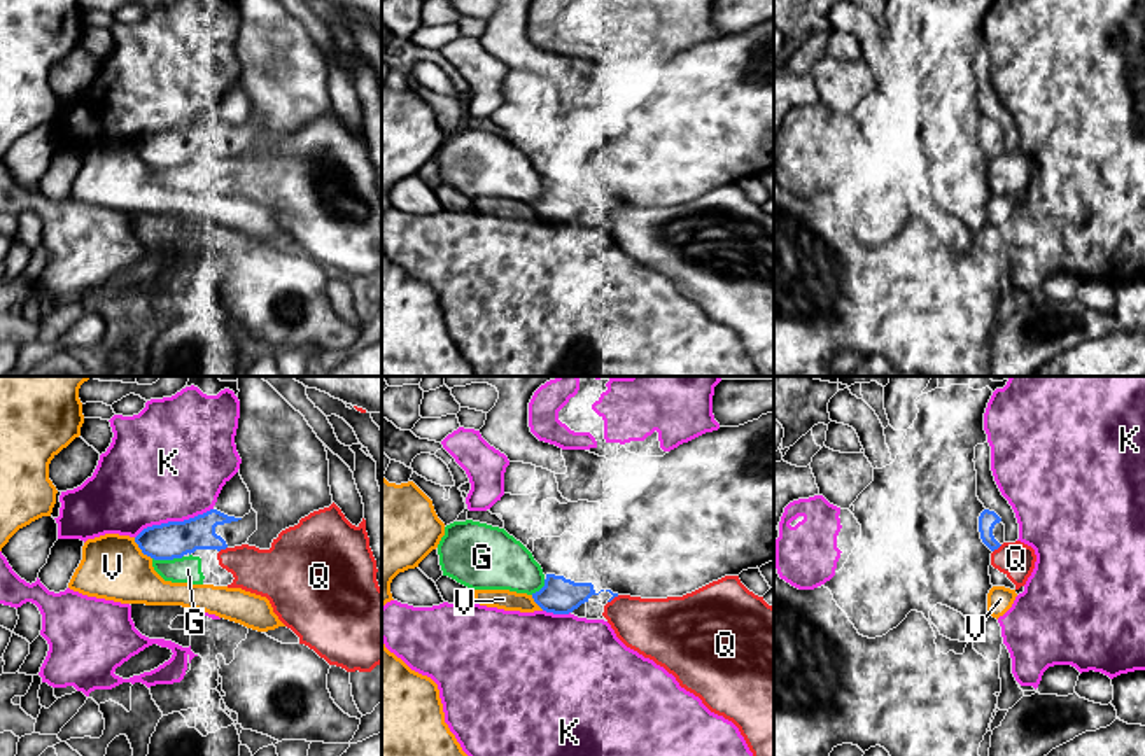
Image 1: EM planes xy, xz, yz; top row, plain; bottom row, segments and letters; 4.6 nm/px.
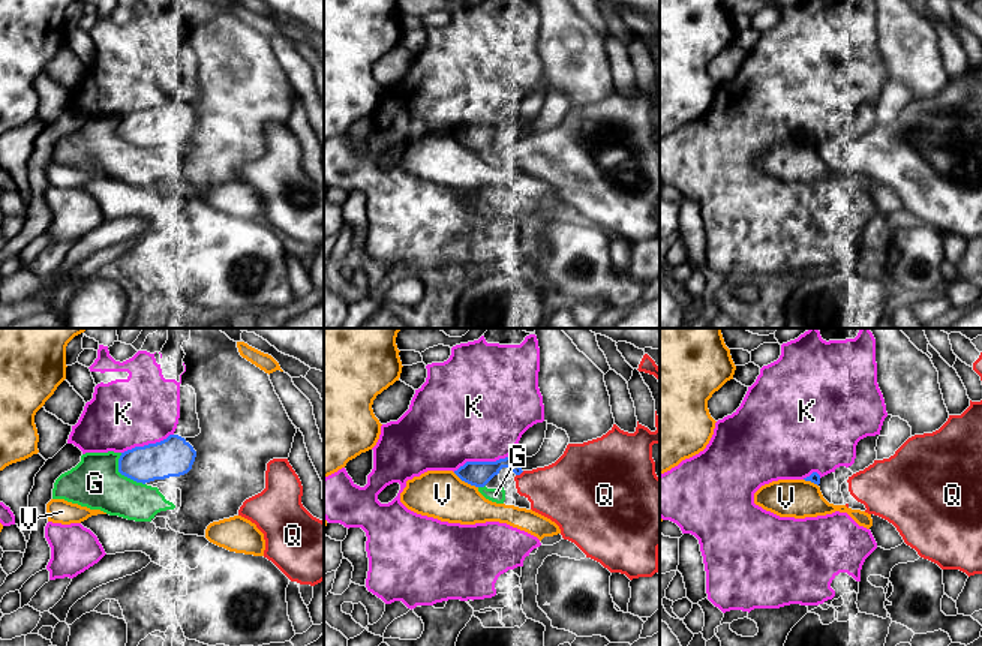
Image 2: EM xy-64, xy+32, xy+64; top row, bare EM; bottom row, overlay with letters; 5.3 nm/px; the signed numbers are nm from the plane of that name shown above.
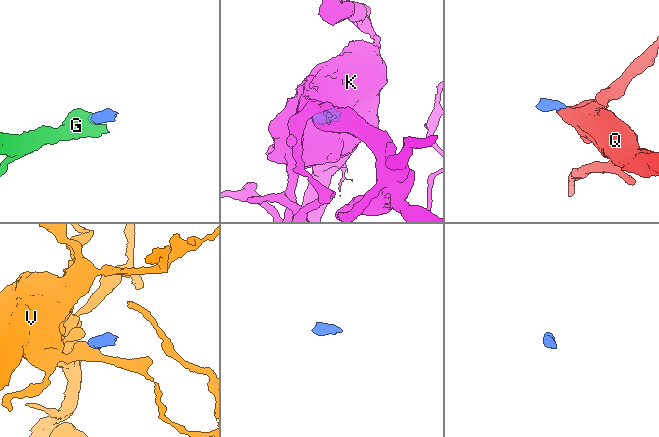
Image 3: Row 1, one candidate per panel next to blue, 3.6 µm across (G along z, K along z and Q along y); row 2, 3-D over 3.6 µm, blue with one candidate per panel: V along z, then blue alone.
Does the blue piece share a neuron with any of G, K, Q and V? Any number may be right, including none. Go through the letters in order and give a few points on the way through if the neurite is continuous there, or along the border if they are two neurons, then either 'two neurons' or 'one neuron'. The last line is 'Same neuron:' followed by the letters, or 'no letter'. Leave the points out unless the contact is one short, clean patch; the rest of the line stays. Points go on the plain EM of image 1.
G: along xy (182, 163), (153, 167) | two neurons
K: along xy (212, 116), (182, 128), (147, 133), (135, 146) | two neurons
Q: two neurons
V: along xy (133, 146), (137, 154), (151, 167) | two neurons
Same neuron: no letter

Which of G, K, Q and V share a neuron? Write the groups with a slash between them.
G Q / K / V

